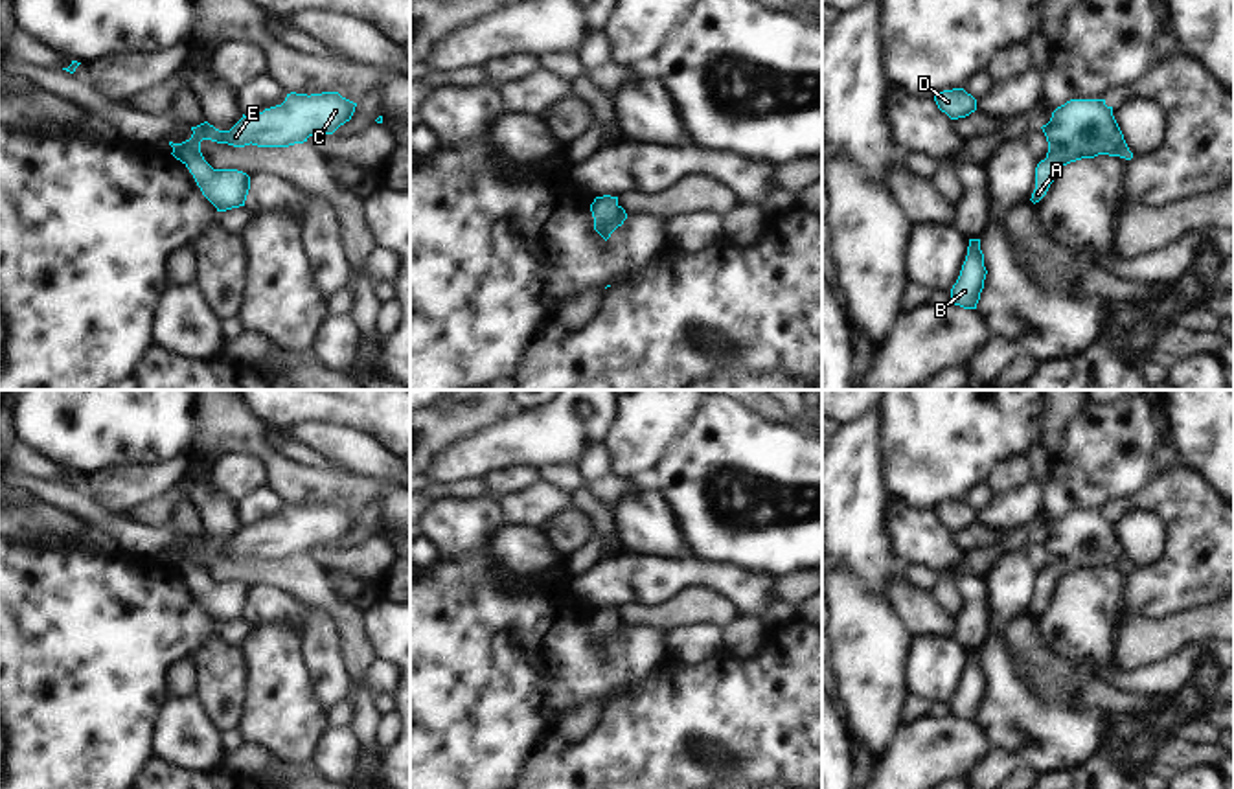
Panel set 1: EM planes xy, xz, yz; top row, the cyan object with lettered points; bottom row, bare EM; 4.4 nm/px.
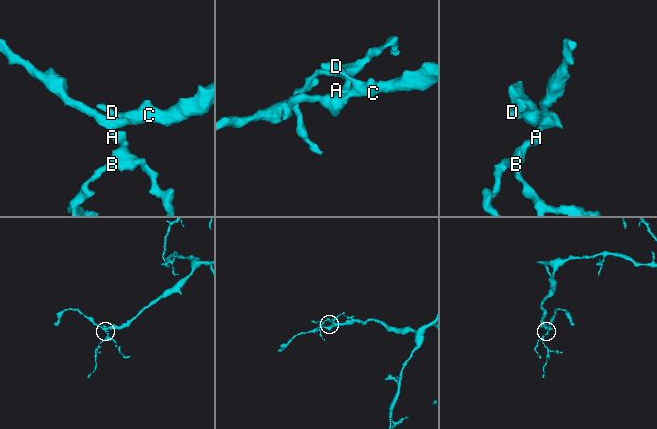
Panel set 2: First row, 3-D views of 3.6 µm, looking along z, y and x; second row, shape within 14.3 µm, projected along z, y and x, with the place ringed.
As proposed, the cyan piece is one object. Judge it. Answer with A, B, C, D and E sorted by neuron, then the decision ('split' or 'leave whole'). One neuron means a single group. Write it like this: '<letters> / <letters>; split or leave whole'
A B C D E; leave whole

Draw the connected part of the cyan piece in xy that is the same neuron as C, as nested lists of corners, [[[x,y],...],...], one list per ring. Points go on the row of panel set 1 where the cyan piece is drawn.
[[[338,92],[322,94],[287,94],[281,105],[248,114],[230,129],[219,131],[208,121],[191,127],[193,134],[182,143],[173,143],[173,156],[193,175],[202,195],[217,208],[226,212],[245,206],[250,177],[237,169],[213,169],[200,153],[200,142],[211,140],[234,147],[289,147],[307,142],[313,134],[333,134],[351,120],[357,103]]]

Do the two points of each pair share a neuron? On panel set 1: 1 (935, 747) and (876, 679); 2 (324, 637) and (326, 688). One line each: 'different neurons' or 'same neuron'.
1: different neurons
2: same neuron

